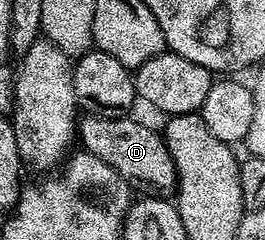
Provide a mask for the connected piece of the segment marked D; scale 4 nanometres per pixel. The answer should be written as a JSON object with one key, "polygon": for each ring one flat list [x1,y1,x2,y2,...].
{"polygon":[[85,114,80,117,79,120,79,144,84,151,90,152,91,154,95,154,97,158,103,158,103,162,107,162,107,166,111,166,115,171,118,172,121,177,125,179,127,183,129,183,134,189,140,190,142,188,142,193,145,194,169,194,176,189,177,186,177,171,175,170,175,162,171,158,171,154,167,150,167,146,165,145,164,135,160,131,157,132,153,128,148,128,145,124,140,124,137,120,125,120,129,118,122,118,117,114]]}

